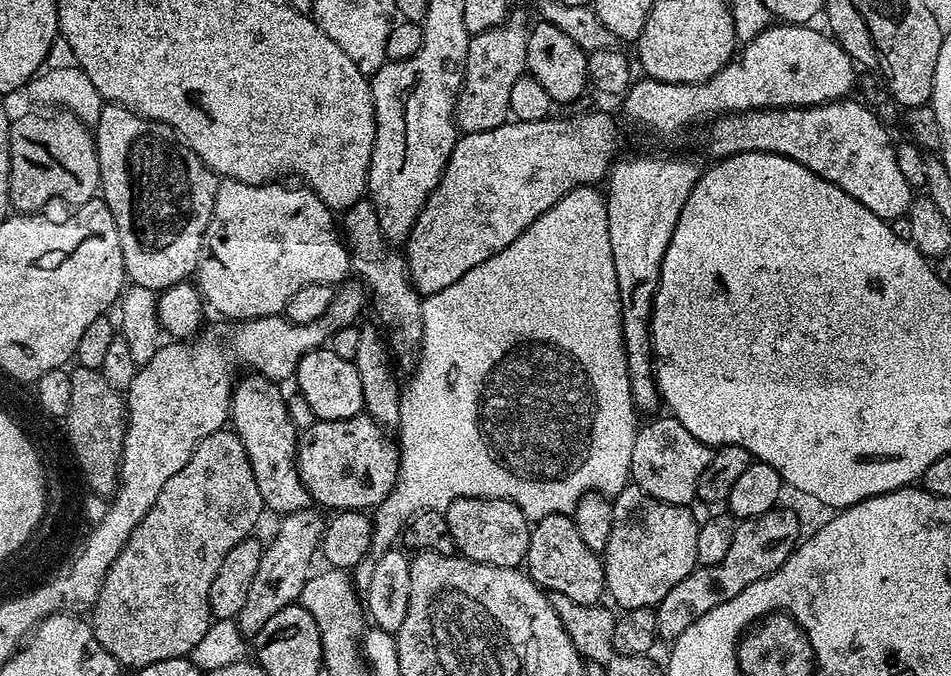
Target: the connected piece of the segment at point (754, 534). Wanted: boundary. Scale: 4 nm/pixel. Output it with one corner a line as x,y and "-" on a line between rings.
785,506
771,508
766,514
755,516
749,520
739,521
734,530
734,542
730,542
730,551
726,558
717,564
698,566
666,598
655,605
658,636
661,641
671,642
686,630
686,626
694,626
702,614
710,614
714,606
722,606
722,602
730,602
730,598
742,594
746,586
769,576
774,570
786,562
801,539
800,520

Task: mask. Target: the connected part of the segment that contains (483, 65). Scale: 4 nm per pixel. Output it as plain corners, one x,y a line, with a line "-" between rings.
513,11
503,24
477,32
469,39
466,70
460,92
456,96
456,127
461,133
485,132
509,123
510,89
528,67
526,50
530,28
524,16

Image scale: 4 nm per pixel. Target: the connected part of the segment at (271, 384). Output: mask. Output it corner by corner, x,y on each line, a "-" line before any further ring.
244,374
237,379
232,390
232,411
230,424
242,446
246,446
246,454
250,458
250,466
254,470
254,482
258,482
258,494
262,494
262,502
269,513
287,514
309,507
308,487
300,480
300,471
296,469
296,446
298,429
293,426
288,413
285,397
280,397
281,385
274,380
267,380
259,374

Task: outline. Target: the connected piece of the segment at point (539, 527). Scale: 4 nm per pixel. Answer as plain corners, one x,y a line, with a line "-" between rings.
550,514
531,525
526,571
549,594
557,592
579,604
600,604
605,599
604,561
582,542
571,515

